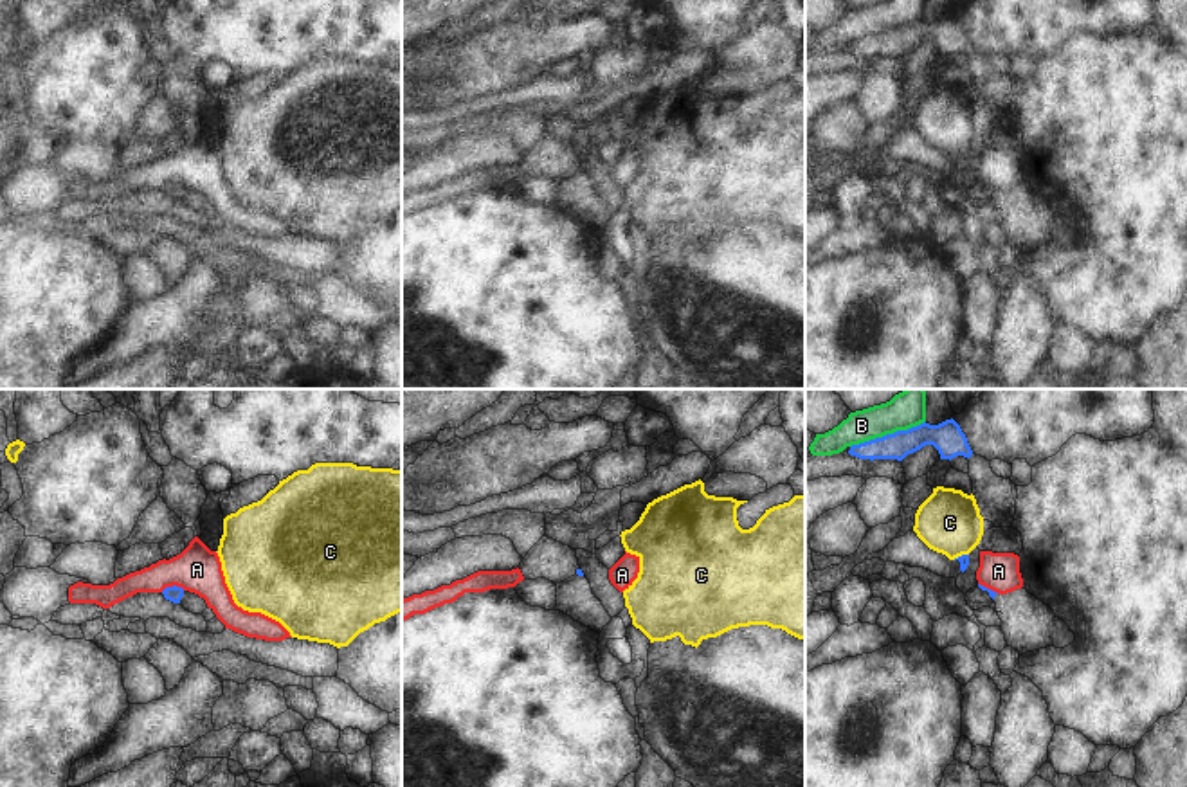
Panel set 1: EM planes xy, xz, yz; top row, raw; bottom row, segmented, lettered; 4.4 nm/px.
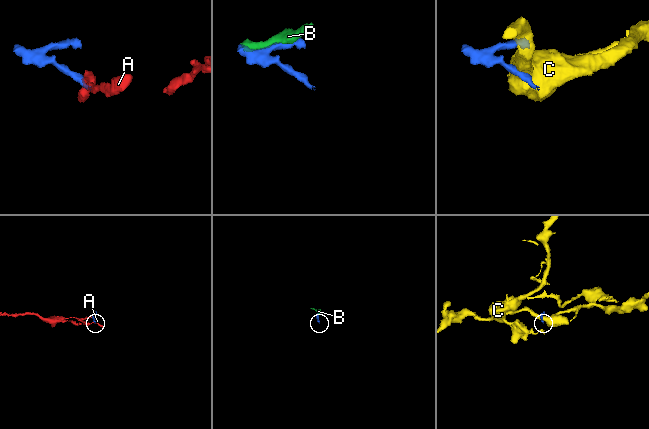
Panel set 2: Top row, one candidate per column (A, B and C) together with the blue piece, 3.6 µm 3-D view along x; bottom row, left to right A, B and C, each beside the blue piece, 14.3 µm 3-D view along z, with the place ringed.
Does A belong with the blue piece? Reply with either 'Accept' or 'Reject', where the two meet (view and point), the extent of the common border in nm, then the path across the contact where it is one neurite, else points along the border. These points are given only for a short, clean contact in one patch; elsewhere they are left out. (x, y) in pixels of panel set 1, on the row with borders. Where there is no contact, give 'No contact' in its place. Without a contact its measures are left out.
Reject. Touches blue at xy (173, 586). Shared border 110 nm. Boundary: xy (184, 589), (166, 586), (161, 591)

